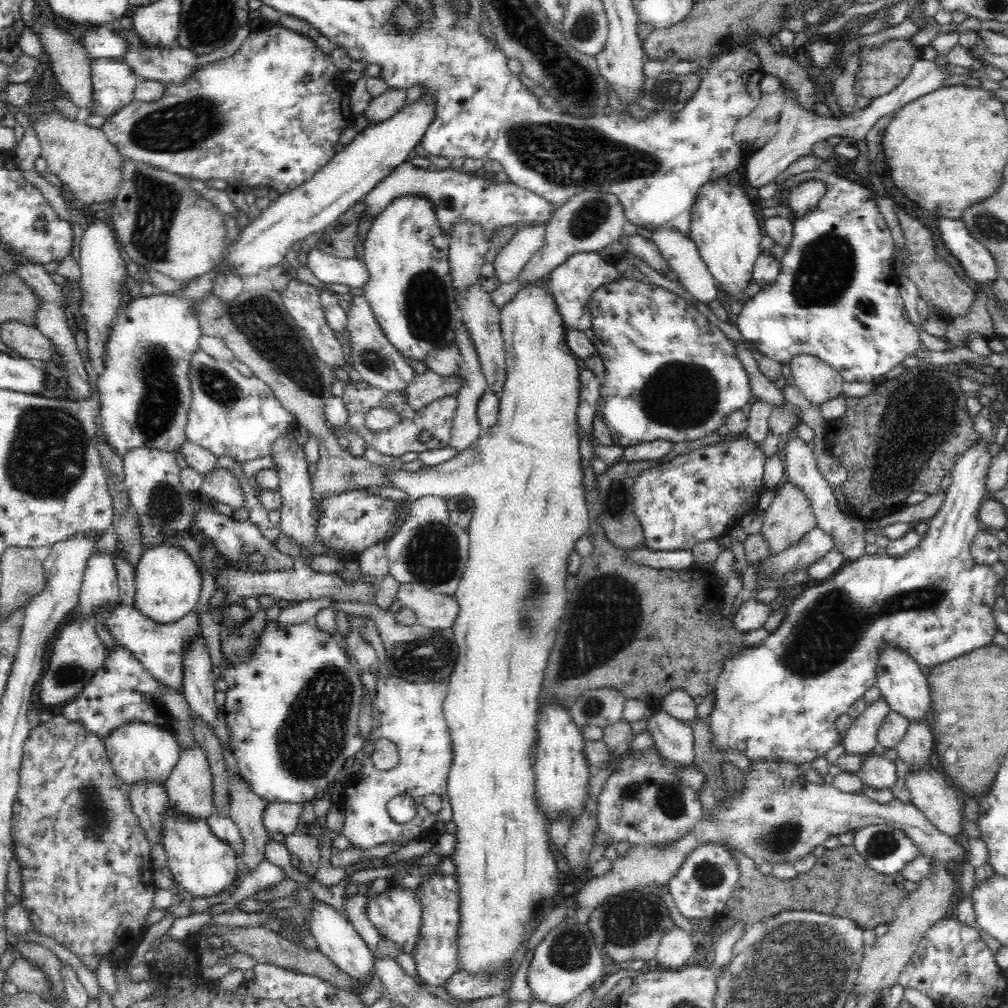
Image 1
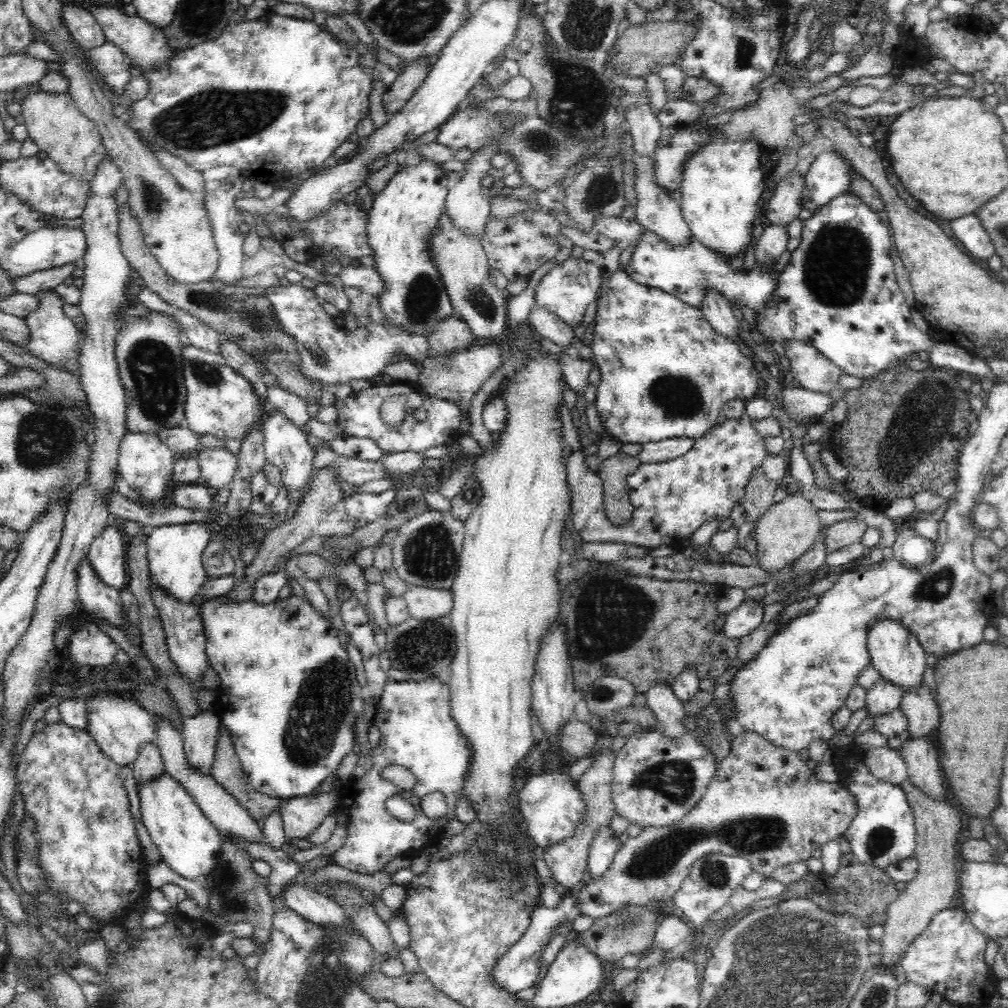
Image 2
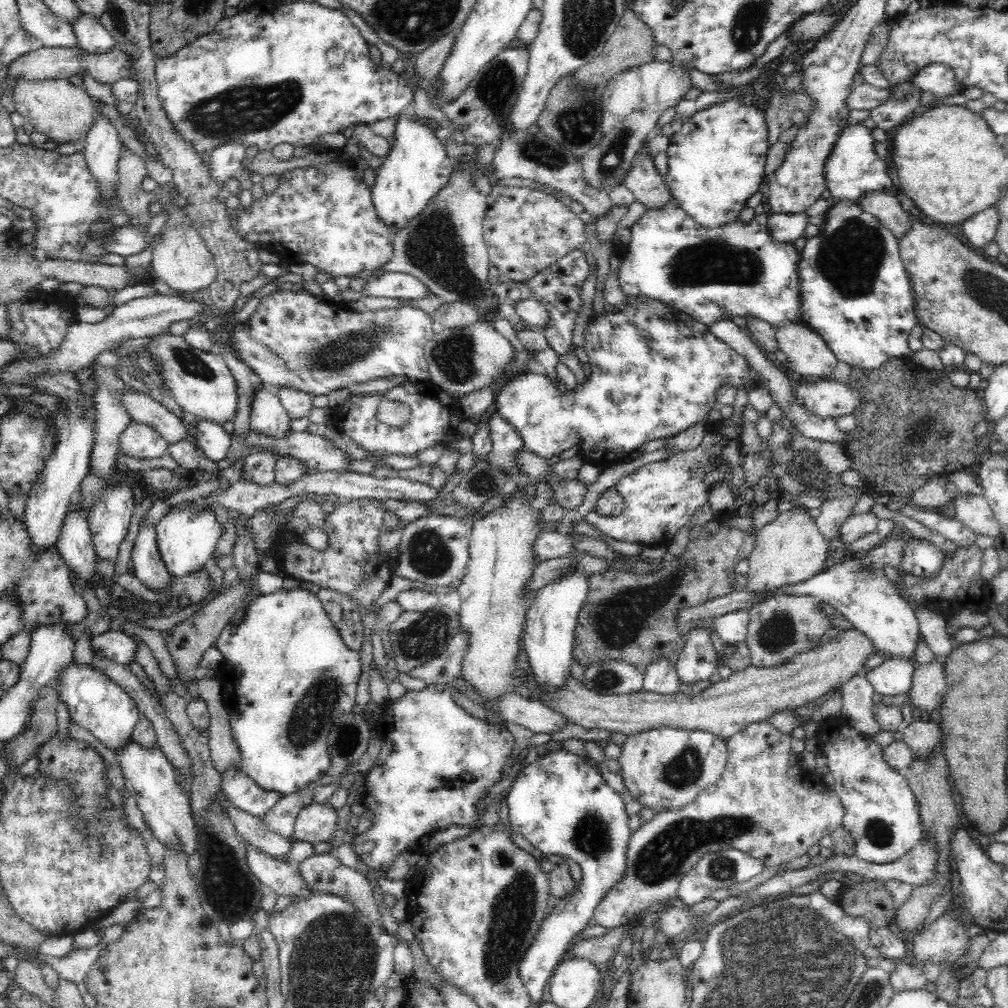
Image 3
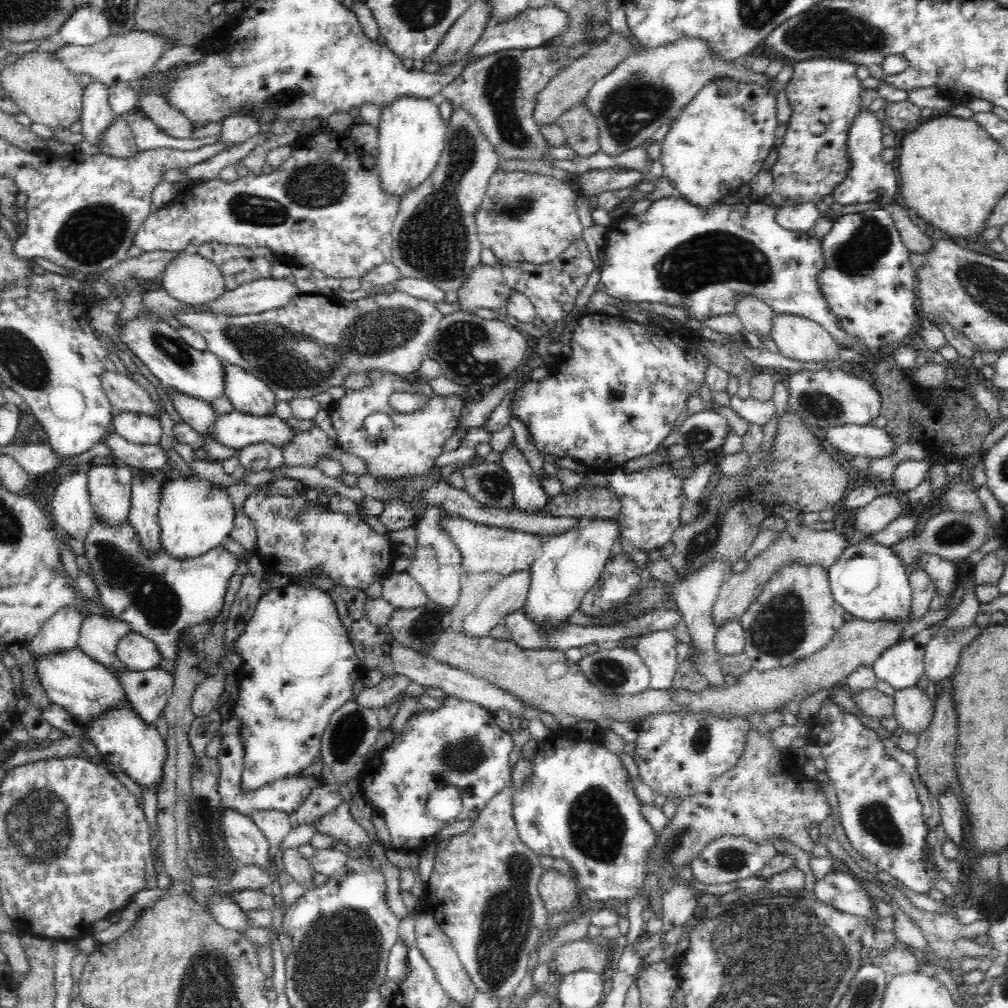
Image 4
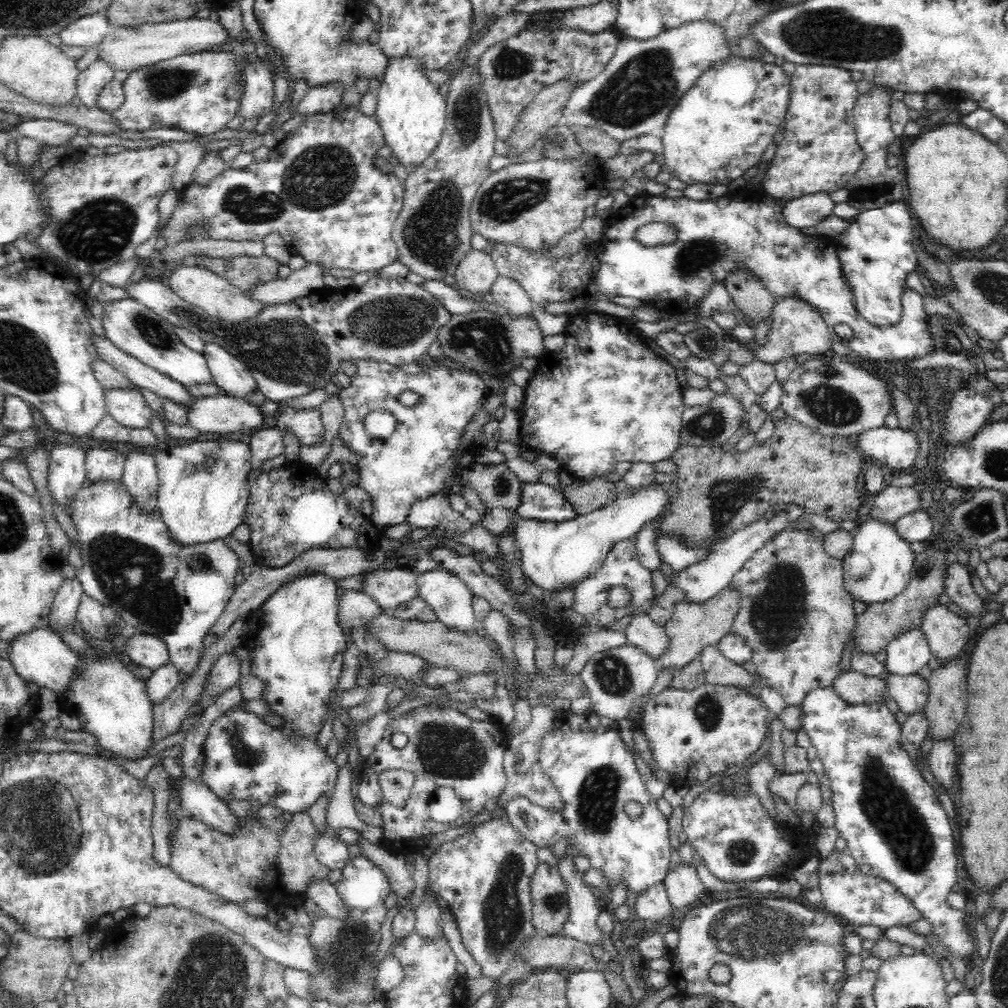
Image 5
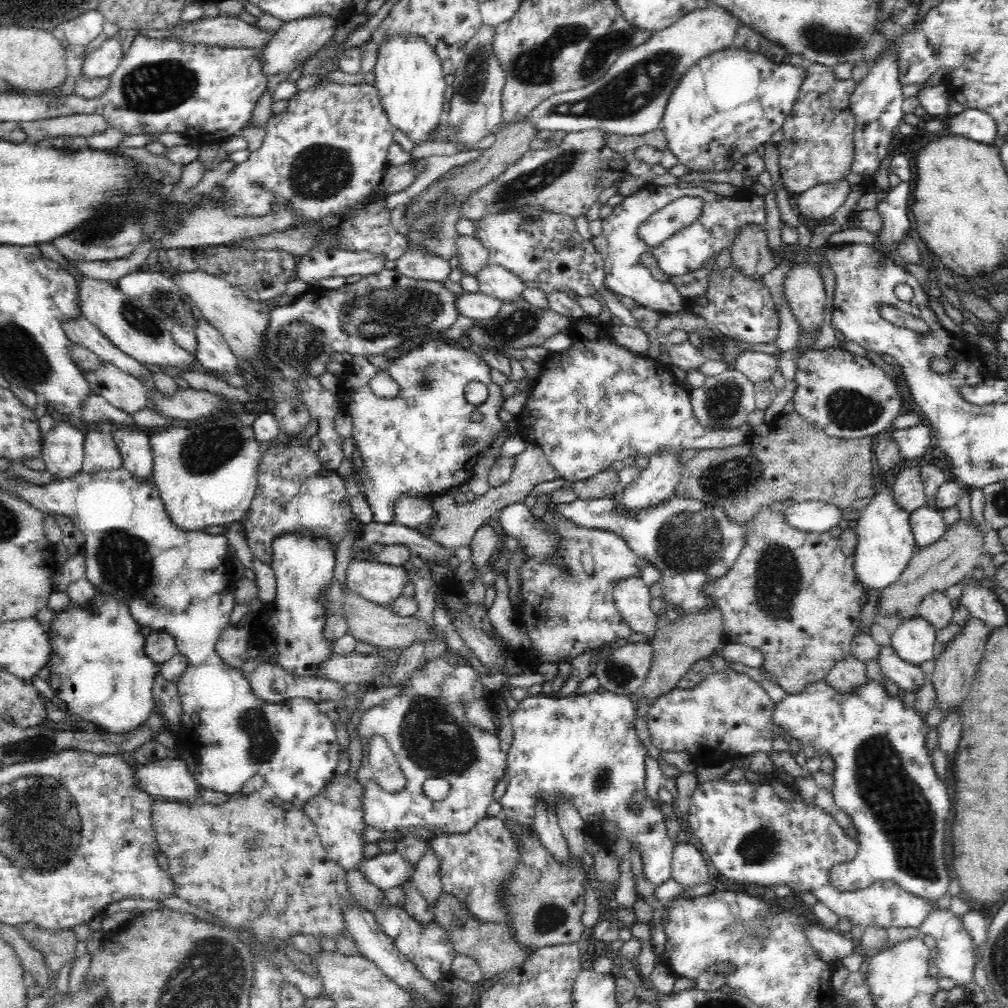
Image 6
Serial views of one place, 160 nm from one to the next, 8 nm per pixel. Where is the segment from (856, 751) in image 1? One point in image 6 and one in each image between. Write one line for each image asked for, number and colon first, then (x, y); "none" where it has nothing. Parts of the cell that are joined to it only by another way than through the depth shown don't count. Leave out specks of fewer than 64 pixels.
2: (884, 697)
3: (893, 677)
4: (901, 665)
5: (908, 653)
6: (913, 641)

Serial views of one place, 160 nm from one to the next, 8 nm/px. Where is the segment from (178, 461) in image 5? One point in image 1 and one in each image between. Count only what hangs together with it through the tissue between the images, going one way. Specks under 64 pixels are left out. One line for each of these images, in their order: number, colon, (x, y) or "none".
1: (167, 583)
2: (174, 553)
3: (185, 541)
4: (193, 517)

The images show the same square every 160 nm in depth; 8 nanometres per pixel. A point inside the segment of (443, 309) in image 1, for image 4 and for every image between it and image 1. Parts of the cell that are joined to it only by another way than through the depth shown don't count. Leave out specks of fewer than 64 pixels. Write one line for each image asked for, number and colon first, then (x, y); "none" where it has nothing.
2: (403, 215)
3: (417, 167)
4: (411, 135)

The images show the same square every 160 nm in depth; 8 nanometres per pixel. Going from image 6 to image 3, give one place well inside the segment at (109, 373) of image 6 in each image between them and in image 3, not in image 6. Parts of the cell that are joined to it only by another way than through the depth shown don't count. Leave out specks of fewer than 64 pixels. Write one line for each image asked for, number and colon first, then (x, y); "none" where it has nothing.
3: (140, 441)
4: (143, 430)
5: (128, 408)

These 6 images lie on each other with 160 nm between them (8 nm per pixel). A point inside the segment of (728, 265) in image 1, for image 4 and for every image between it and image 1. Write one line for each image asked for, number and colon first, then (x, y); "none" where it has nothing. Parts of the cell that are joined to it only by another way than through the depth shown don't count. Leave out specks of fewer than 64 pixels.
2: (721, 184)
3: (717, 158)
4: (719, 141)

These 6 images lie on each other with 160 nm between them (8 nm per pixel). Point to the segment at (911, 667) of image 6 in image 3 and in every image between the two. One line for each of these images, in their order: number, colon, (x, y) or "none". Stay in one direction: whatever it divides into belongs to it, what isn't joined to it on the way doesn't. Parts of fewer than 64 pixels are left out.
3: (923, 738)
4: (913, 711)
5: (910, 693)

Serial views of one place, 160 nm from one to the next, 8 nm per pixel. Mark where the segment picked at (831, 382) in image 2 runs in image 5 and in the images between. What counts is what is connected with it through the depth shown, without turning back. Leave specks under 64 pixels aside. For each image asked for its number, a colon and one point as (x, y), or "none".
3: (808, 356)
4: (798, 338)
5: (796, 329)

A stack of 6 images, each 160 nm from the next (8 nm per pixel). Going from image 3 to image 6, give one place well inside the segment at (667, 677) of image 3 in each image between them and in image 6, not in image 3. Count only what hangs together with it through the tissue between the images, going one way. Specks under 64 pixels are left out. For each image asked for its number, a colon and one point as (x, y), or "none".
4: (657, 649)
5: (642, 632)
6: (631, 596)

